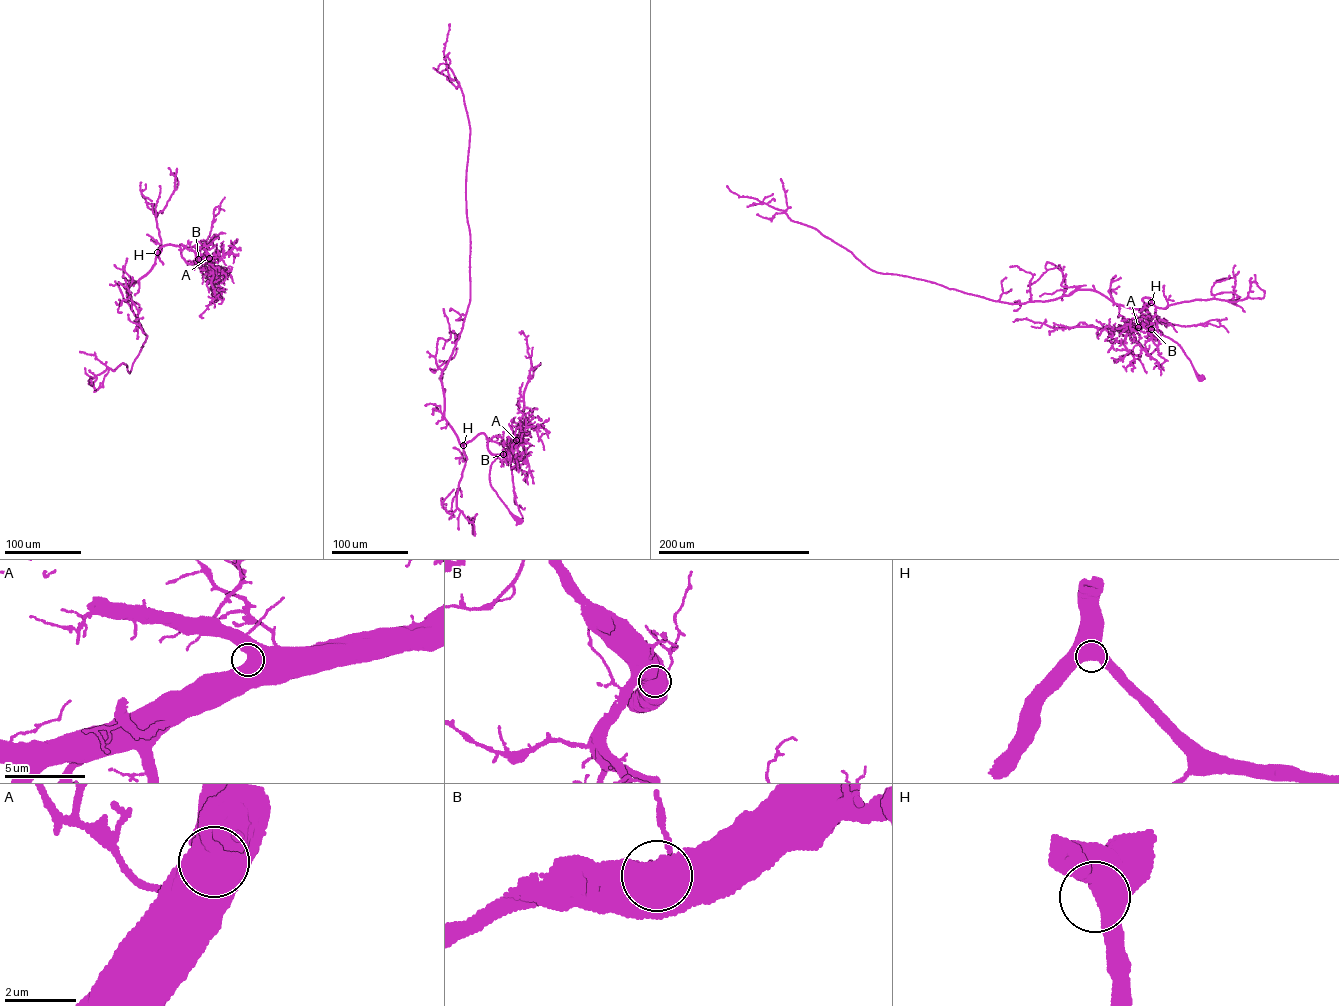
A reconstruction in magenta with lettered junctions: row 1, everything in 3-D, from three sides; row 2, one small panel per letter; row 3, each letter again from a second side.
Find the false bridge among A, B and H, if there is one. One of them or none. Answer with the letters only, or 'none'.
none

